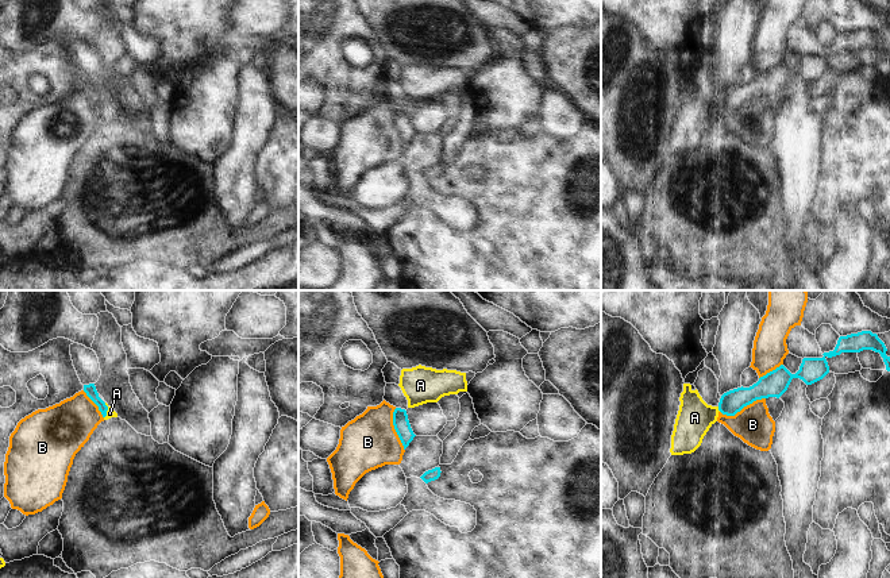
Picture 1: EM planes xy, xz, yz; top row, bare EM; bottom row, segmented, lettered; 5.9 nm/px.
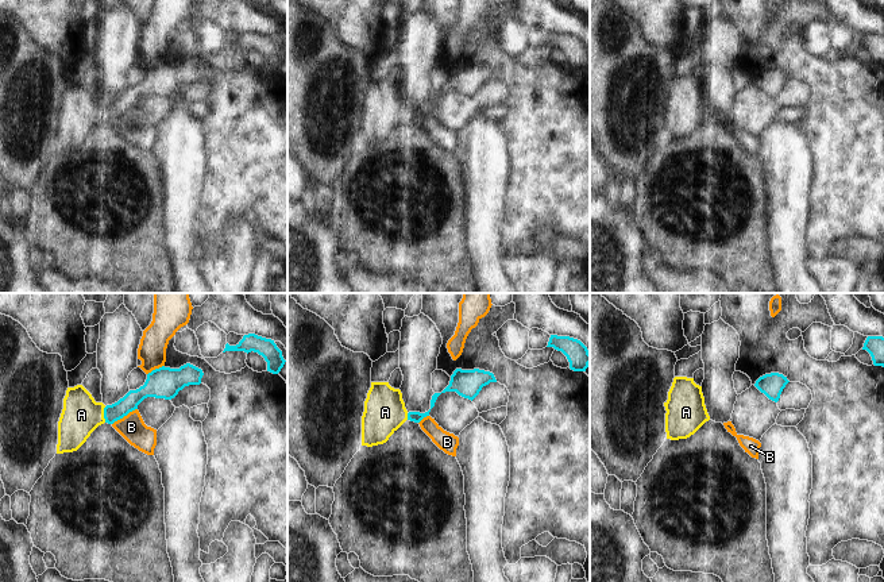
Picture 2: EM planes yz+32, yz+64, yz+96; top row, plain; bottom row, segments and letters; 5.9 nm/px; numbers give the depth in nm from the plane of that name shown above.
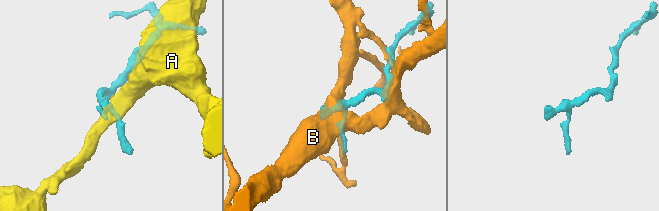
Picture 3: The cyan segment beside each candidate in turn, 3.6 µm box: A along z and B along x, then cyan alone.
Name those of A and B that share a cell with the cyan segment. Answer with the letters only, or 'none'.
A.

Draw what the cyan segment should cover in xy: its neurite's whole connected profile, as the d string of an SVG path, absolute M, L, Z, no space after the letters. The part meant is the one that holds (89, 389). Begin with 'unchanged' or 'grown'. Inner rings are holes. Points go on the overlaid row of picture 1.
grown; M95 384L84 385L84 392L99 406L104 420L117 417L117 413L99 397Z

